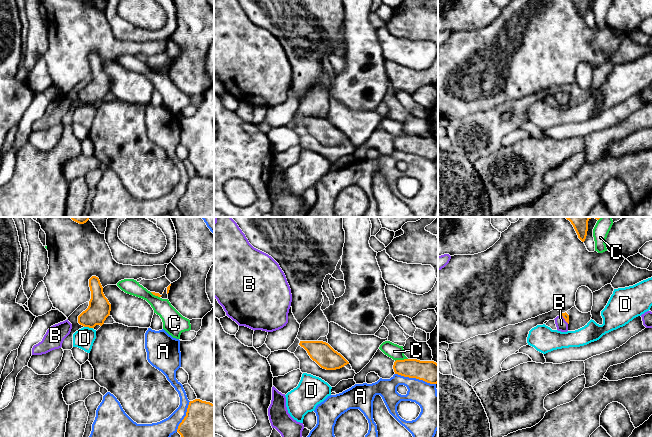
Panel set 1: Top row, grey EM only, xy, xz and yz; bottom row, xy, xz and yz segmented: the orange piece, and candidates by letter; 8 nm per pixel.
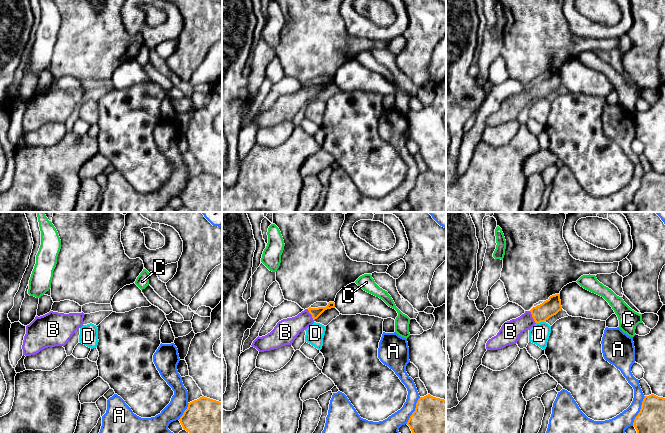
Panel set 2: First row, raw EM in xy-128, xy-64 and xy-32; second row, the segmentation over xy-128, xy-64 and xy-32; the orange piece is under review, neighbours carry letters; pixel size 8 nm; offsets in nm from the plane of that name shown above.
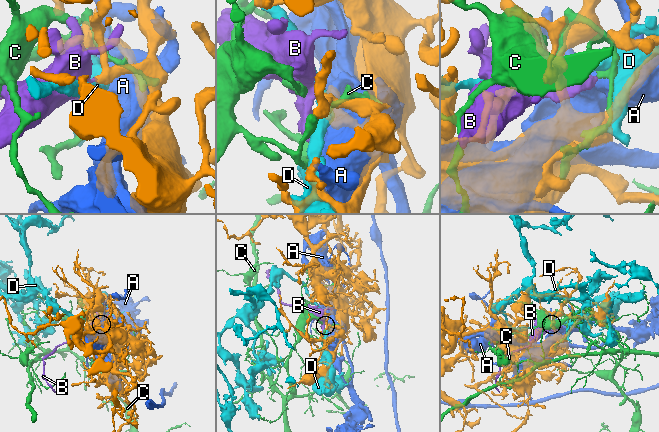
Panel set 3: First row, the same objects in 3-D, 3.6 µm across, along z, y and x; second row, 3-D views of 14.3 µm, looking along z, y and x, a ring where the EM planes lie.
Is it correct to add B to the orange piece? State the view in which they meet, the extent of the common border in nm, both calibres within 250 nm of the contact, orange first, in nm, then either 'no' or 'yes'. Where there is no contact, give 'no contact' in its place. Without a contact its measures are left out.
yz | 100 nm | 50/90 nm | yes

